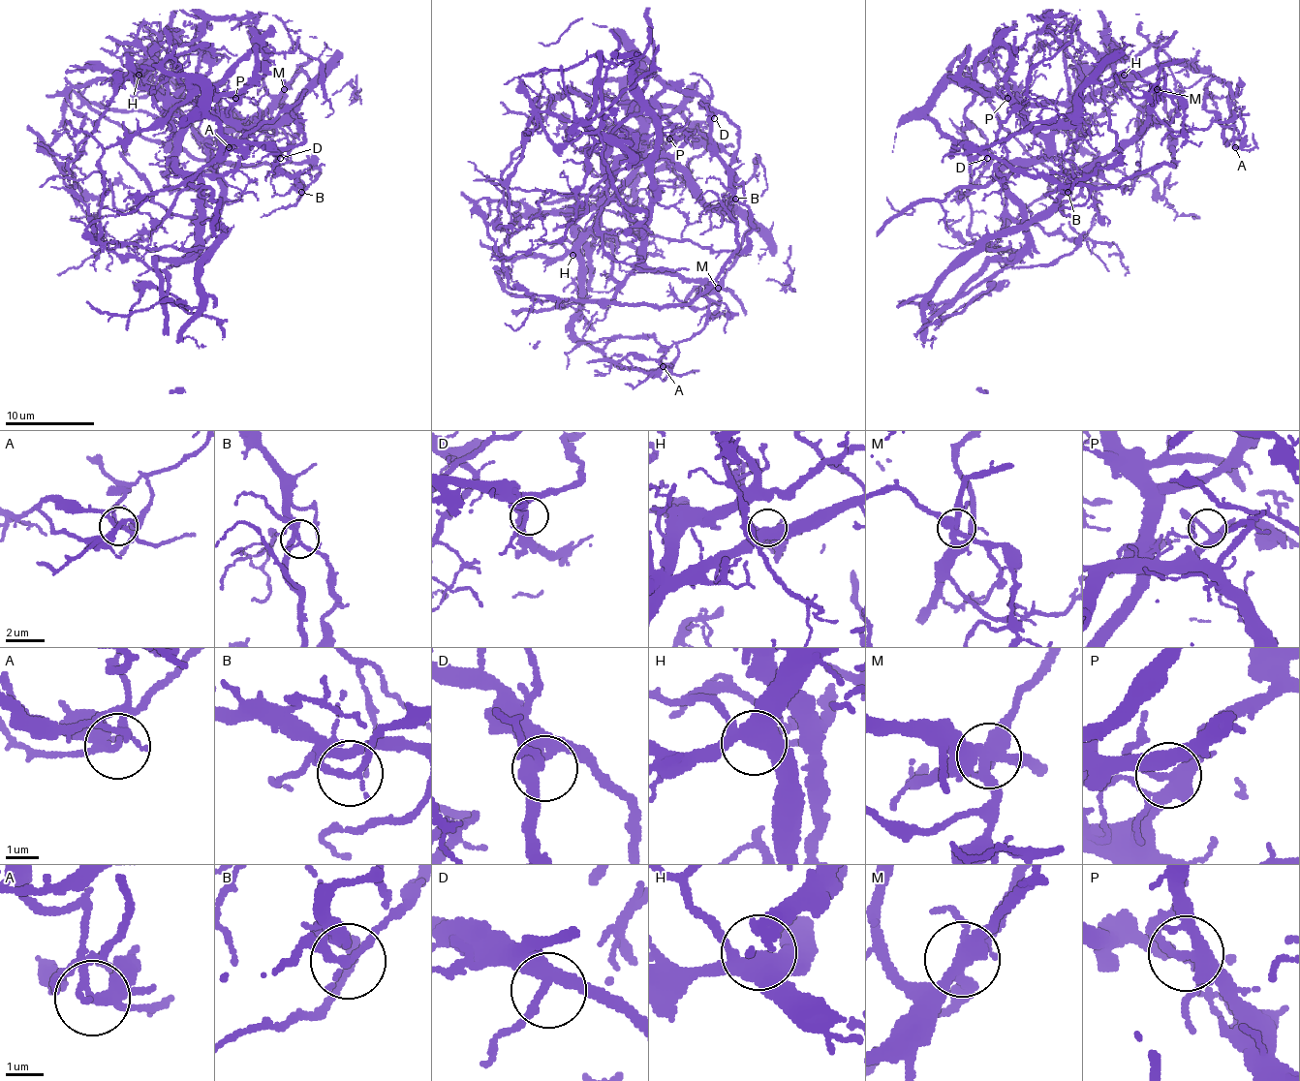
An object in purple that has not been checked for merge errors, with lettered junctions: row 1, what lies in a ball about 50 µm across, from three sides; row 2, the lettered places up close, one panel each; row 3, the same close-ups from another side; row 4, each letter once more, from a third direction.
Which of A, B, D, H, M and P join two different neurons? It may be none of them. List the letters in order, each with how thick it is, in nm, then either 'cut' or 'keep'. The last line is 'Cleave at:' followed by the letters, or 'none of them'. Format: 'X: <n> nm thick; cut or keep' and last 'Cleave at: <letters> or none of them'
A: 200 nm thick; cut
B: 190 nm thick; cut
D: 320 nm thick; keep
H: 440 nm thick; keep
M: 400 nm thick; cut
P: 280 nm thick; keep
Cleave at: A, B, M

